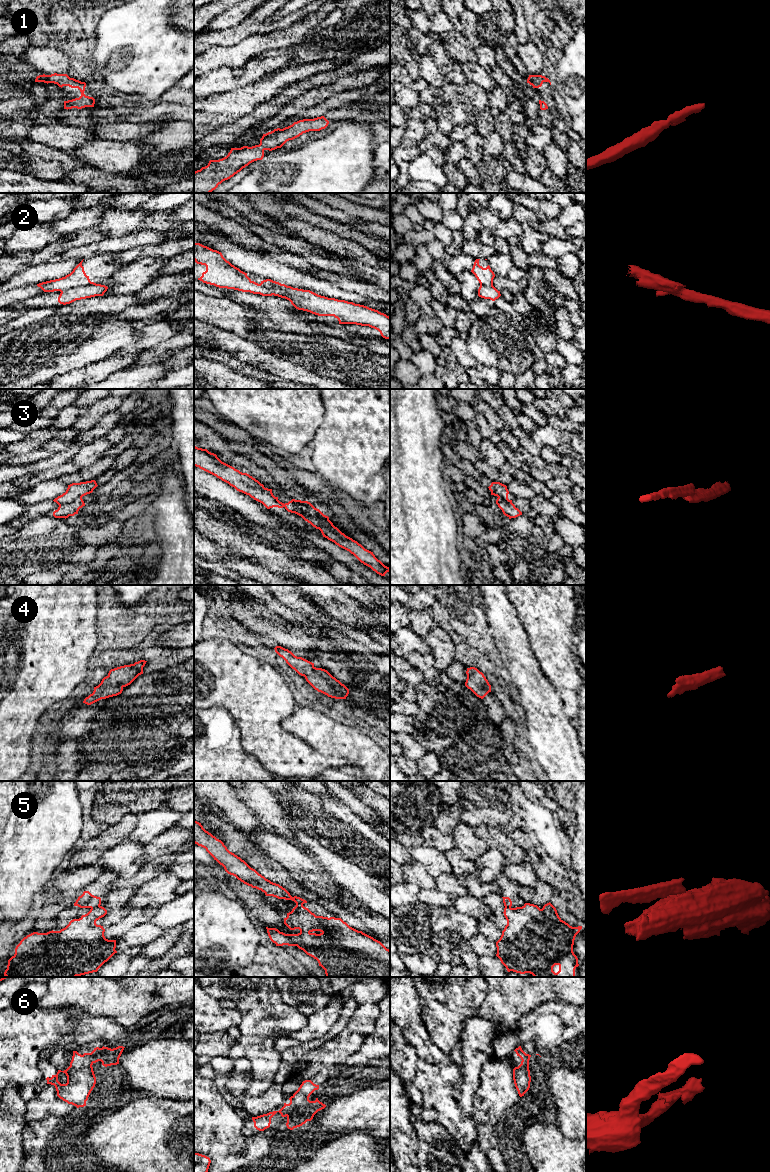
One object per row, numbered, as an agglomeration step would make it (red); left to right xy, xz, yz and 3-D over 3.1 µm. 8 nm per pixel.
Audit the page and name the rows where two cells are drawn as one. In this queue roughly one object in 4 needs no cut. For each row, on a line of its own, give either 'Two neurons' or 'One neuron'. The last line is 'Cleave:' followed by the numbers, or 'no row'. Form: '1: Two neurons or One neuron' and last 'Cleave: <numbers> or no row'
1: One neuron
2: Two neurons
3: Two neurons
4: One neuron
5: Two neurons
6: One neuron
Cleave: 2, 3, 5

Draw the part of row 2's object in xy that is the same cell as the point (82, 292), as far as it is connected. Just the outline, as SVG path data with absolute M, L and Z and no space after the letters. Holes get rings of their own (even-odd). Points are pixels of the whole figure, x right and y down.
M96 284L93 286L73 287L61 292L58 297L58 302L60 304L66 305L76 300L91 298L95 296L103 296L107 289L107 286L101 284Z

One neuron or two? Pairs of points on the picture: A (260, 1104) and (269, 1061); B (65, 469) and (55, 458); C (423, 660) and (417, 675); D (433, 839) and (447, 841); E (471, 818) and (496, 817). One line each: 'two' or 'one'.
A: two
B: two
C: one
D: one
E: one

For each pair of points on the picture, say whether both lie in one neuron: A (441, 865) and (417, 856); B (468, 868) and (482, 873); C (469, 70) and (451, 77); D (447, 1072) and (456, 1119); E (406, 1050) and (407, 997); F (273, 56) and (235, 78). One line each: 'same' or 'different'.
A: same
B: different
C: different
D: same
E: different
F: same

